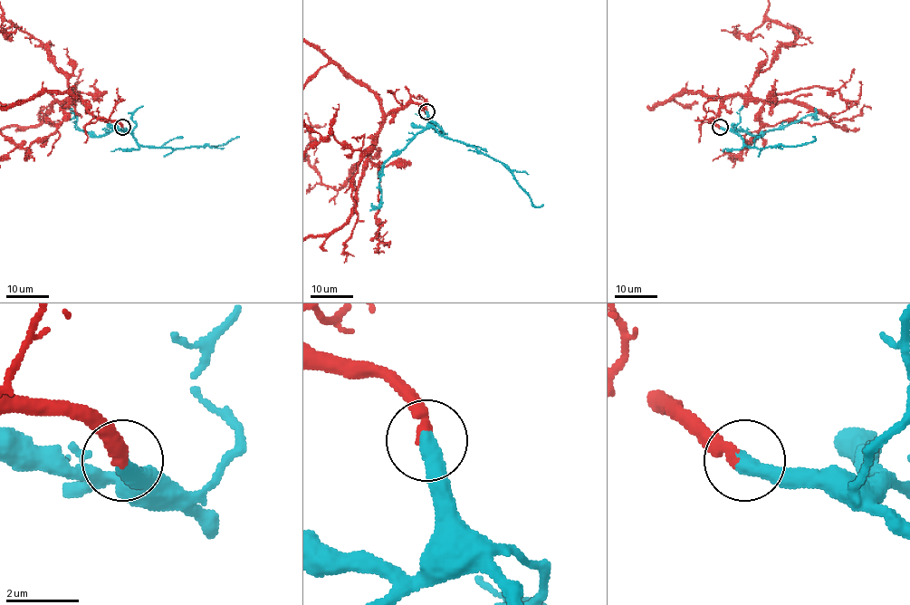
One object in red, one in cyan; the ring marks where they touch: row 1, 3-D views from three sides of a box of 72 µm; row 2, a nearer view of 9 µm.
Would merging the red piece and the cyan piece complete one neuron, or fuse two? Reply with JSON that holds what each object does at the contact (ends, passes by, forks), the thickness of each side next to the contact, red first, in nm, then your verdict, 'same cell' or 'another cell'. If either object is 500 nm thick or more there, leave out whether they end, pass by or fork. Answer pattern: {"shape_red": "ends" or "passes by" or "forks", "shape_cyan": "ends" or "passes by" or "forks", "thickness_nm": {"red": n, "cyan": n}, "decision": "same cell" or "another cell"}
{"shape_red": "ends", "shape_cyan": "ends", "thickness_nm": {"red": 360, "cyan": 460}, "decision": "same cell"}

